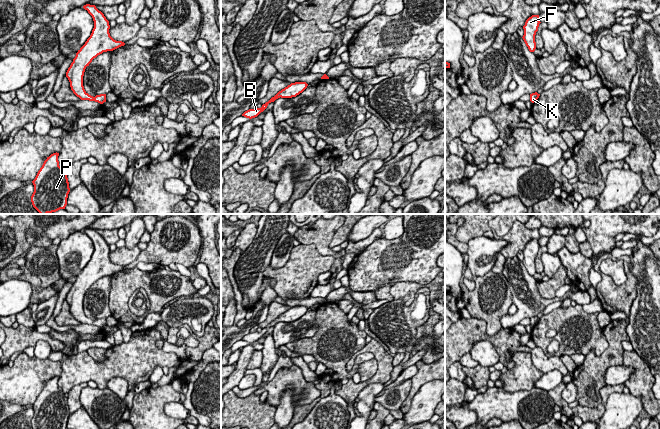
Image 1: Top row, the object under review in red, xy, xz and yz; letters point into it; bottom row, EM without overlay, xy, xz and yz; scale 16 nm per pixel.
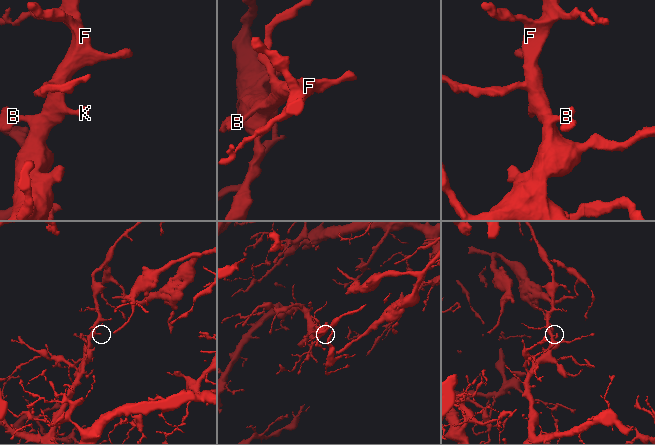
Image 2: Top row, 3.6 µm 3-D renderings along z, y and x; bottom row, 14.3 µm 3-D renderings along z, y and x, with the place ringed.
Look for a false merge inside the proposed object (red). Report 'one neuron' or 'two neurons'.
one neuron

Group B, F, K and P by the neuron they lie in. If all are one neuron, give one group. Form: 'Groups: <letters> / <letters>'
Groups: B F K P

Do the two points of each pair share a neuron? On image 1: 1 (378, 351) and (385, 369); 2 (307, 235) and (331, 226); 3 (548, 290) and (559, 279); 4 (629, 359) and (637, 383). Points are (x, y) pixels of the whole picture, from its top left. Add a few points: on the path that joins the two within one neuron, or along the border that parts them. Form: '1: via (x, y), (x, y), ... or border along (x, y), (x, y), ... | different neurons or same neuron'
1: via (380, 355), (384, 360), (384, 365) | same neuron
2: via (313, 233), (320, 233), (325, 229) | same neuron
3: via (551, 287), (556, 282) | same neuron
4: via (635, 365), (638, 368), (638, 377) | same neuron

